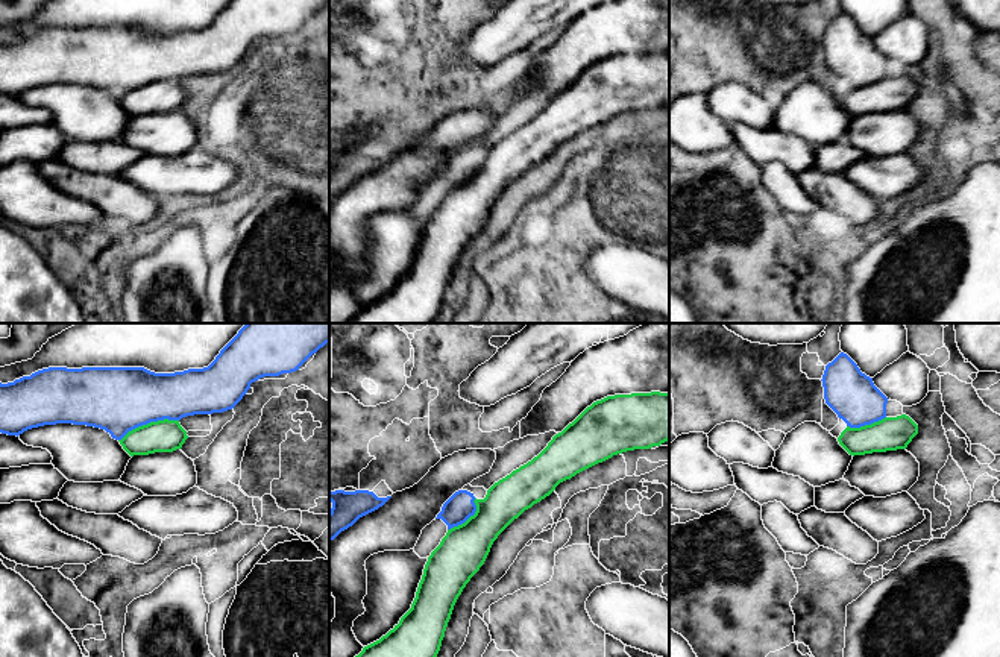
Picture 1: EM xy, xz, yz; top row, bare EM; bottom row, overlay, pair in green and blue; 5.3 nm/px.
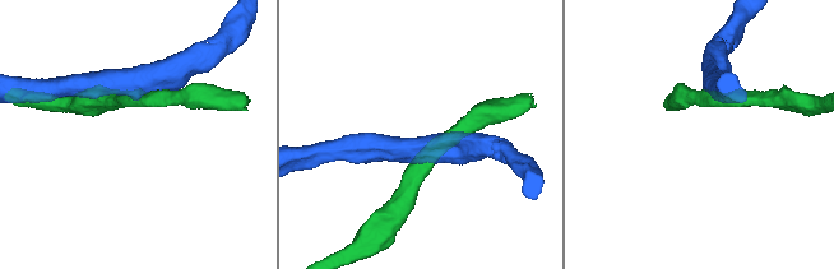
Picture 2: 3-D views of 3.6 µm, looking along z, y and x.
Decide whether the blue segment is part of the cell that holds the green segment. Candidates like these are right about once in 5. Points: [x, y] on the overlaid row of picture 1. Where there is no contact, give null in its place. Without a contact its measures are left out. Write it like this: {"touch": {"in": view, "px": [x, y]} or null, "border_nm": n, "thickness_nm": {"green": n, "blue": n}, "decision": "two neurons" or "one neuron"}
{"touch": {"in": "xy", "px": [147, 424]}, "border_nm": 340, "thickness_nm": {"green": 180, "blue": 360}, "decision": "two neurons"}

